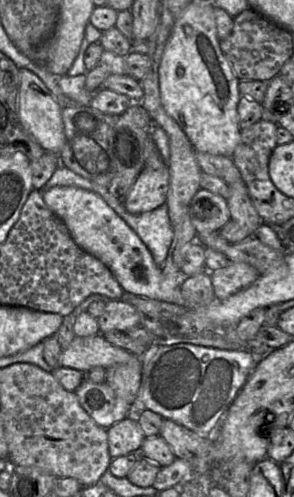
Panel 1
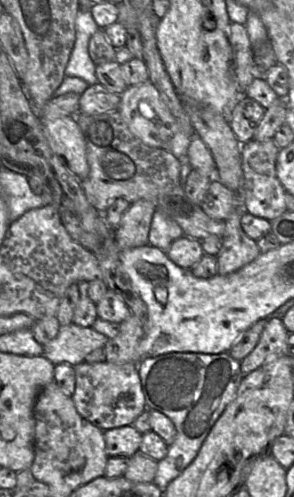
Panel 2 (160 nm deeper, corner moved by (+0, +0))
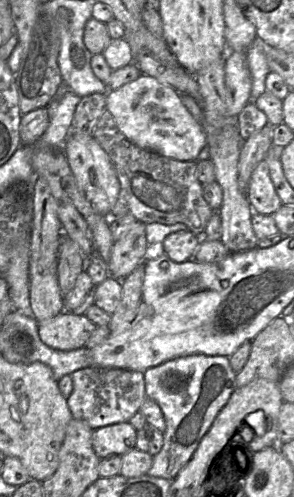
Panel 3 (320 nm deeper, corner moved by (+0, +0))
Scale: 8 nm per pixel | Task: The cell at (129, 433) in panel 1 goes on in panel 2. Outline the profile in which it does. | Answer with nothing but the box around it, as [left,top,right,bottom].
[104,425,143,457]

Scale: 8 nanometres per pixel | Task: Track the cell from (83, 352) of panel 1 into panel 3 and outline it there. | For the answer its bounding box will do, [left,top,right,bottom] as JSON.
[38,310,96,351]

